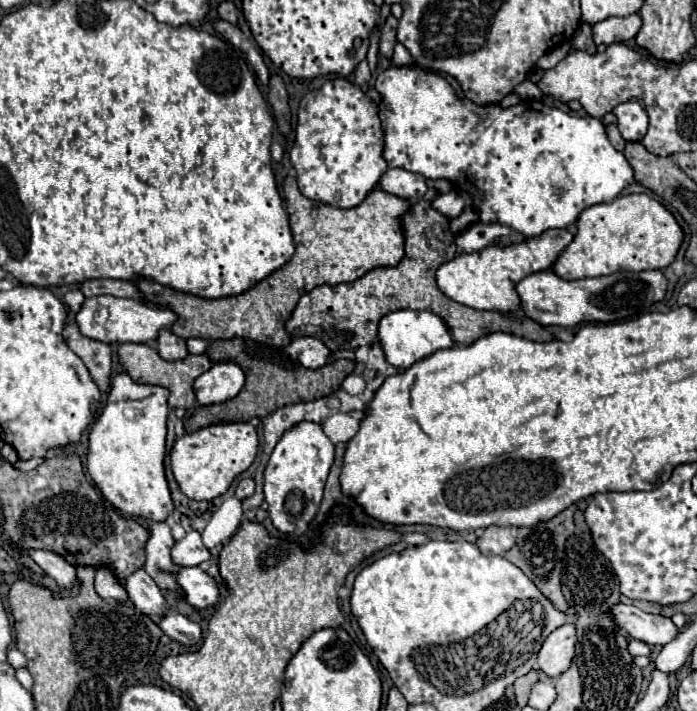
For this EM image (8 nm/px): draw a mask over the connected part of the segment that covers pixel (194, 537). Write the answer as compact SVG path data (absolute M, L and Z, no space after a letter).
M191 530L183 540L173 546L171 556L173 562L179 566L199 566L211 558L211 552L203 546L201 534L197 530Z

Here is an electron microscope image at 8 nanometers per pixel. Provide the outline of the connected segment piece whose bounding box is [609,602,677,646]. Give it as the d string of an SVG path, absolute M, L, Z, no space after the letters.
M617 602L609 608L609 614L619 628L629 632L635 640L647 642L649 646L663 646L677 636L677 626L671 618L647 614L631 604Z

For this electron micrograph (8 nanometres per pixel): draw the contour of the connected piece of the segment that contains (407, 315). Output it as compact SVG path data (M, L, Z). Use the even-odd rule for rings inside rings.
M419 310L389 312L379 322L379 340L381 340L381 348L385 352L385 360L389 364L393 364L395 368L399 368L399 370L411 368L417 360L433 354L435 350L453 346L447 324L437 314L433 314L429 310L421 310L421 312Z

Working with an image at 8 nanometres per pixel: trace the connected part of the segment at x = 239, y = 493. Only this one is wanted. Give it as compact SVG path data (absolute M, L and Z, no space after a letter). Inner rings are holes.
M247 478L247 480L241 480L241 482L237 484L235 498L239 498L239 500L245 500L245 498L253 496L253 492L255 492L255 482L253 482L251 478Z

